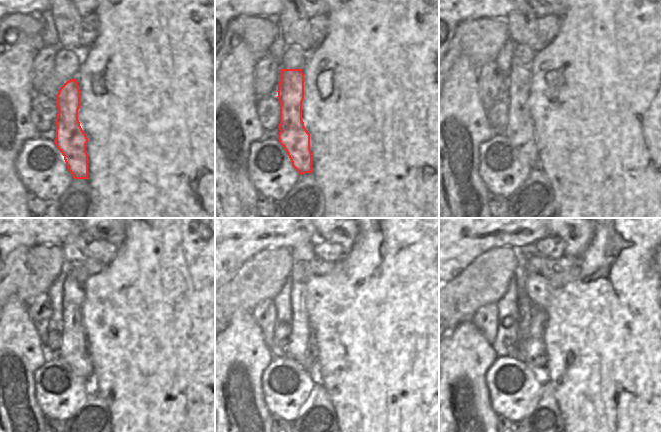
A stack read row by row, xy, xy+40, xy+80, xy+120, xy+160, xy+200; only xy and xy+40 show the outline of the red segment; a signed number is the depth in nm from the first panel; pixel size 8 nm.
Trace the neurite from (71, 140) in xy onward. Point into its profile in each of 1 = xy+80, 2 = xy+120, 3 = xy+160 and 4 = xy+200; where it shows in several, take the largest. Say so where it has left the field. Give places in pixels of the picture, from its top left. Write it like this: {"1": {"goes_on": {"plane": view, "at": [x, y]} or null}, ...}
{"1": {"goes_on": {"plane": "xy+80", "at": [519, 129]}}, "2": {"goes_on": {"plane": "xy+120", "at": [73, 351]}}, "3": {"goes_on": {"plane": "xy+160", "at": [297, 348]}}, "4": {"goes_on": {"plane": "xy+200", "at": [524, 303]}}}

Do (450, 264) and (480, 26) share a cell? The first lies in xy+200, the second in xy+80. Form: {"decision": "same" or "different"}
{"decision": "different"}

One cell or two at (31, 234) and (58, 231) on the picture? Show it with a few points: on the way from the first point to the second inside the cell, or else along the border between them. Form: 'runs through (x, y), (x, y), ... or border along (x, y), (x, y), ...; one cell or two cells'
runs through (38, 231), (51, 231); one cell

